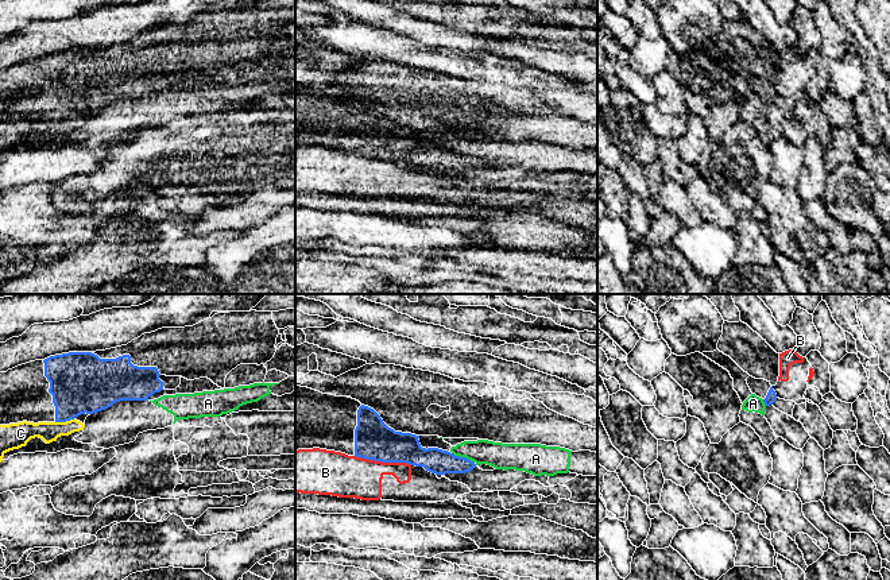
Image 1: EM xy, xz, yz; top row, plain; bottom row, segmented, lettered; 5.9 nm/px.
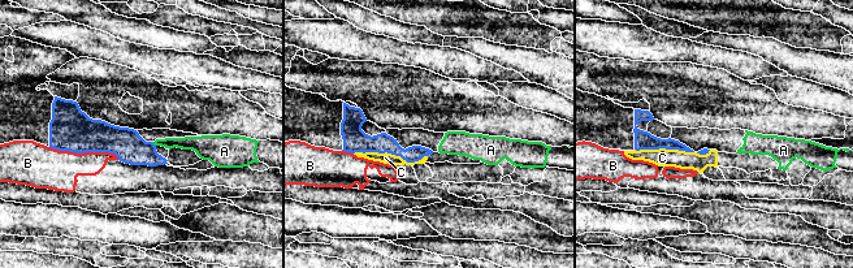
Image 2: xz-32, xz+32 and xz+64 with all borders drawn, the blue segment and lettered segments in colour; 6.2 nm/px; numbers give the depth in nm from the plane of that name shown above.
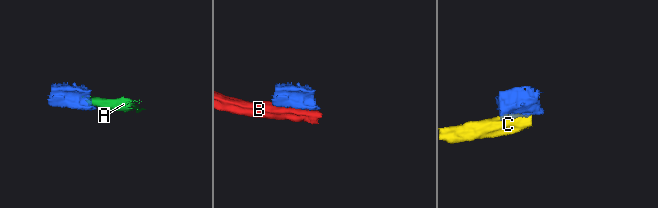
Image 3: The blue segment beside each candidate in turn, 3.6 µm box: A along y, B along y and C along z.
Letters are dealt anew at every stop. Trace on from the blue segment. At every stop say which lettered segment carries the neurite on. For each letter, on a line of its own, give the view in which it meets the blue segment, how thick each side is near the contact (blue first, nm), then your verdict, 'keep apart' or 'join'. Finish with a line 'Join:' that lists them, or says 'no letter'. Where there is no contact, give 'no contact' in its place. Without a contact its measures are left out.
A: xz | 150/160 nm | keep apart
B: xz | 240/260 nm | keep apart
C: xy | 360/120 nm | keep apart
Join: no letter

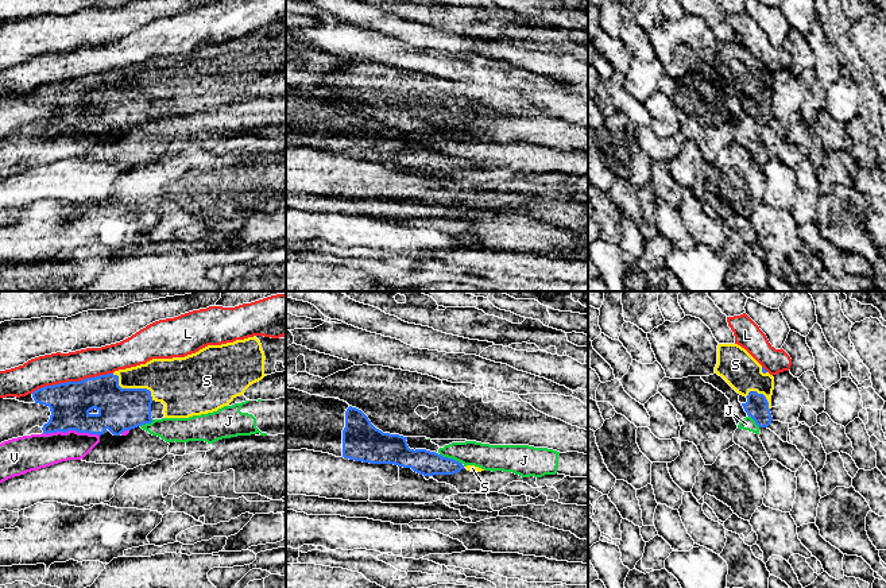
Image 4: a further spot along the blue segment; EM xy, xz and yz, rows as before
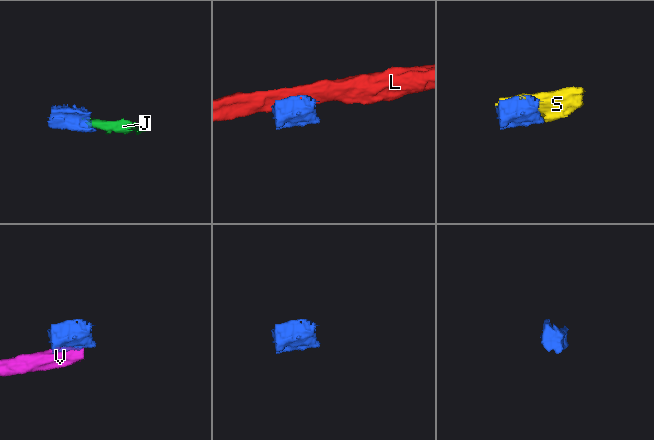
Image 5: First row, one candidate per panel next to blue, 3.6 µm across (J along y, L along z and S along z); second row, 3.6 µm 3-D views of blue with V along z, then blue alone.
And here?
J: xz | 150/160 nm | keep apart
L: xy | 240/190 nm | keep apart
S: xy | 260/280 nm | join
V: xy | 240/200 nm | keep apart
Join: S

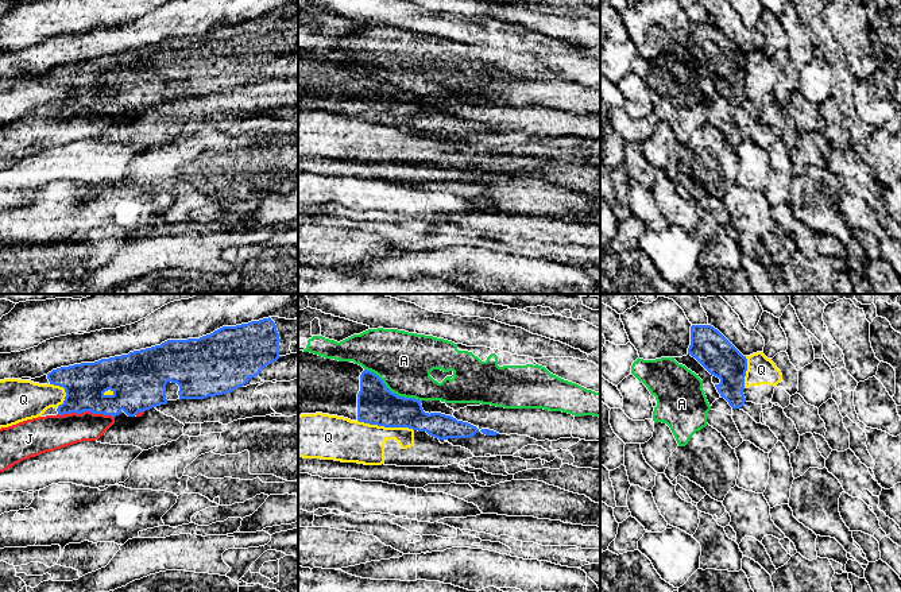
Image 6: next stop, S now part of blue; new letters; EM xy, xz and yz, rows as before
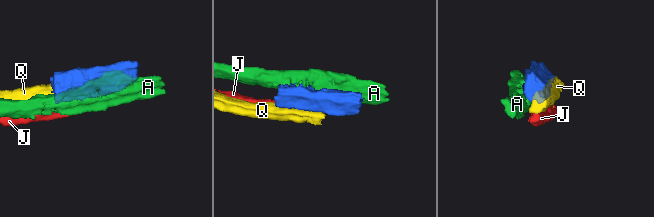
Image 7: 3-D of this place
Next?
A: xz | 240/340 nm | keep apart
J: xy | 240/200 nm | keep apart
Q: xz | 240/260 nm | keep apart
Join: no letter

